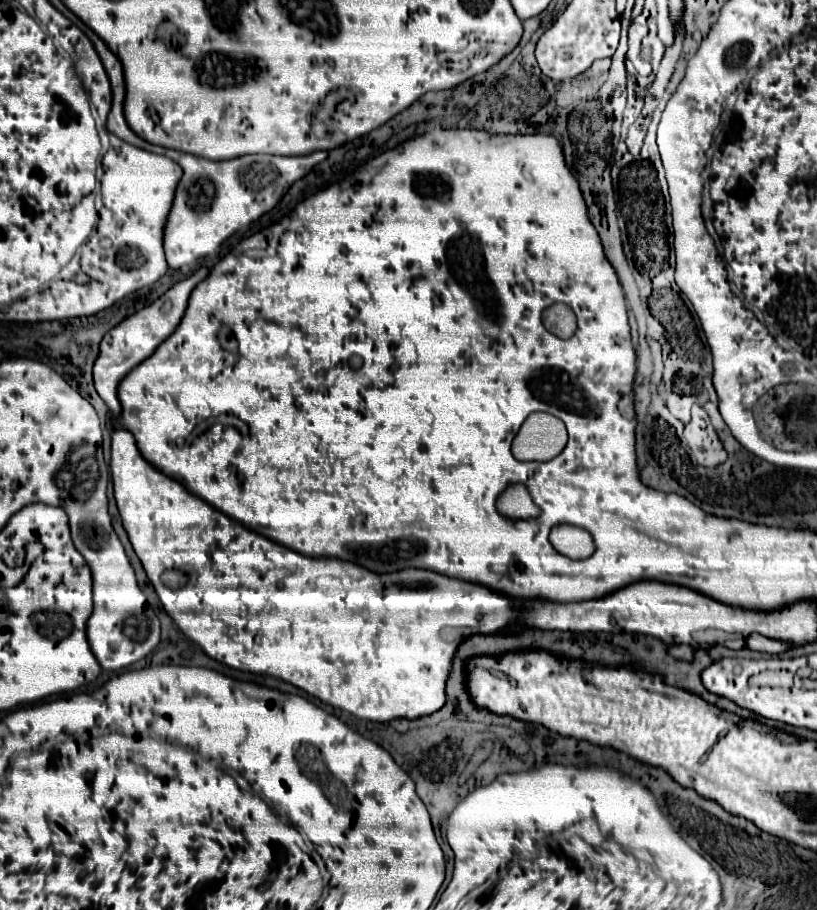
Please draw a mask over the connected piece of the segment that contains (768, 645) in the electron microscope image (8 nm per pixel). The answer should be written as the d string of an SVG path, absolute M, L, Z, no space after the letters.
M752 634L747 639L747 647L754 651L780 654L787 651L791 645L784 641L769 639L759 634Z

